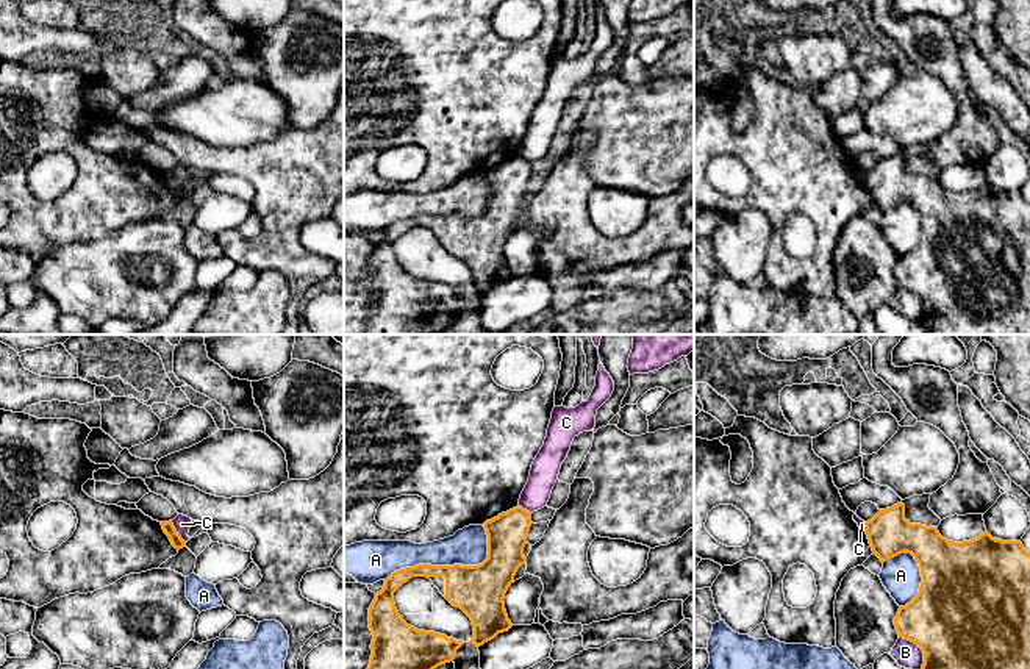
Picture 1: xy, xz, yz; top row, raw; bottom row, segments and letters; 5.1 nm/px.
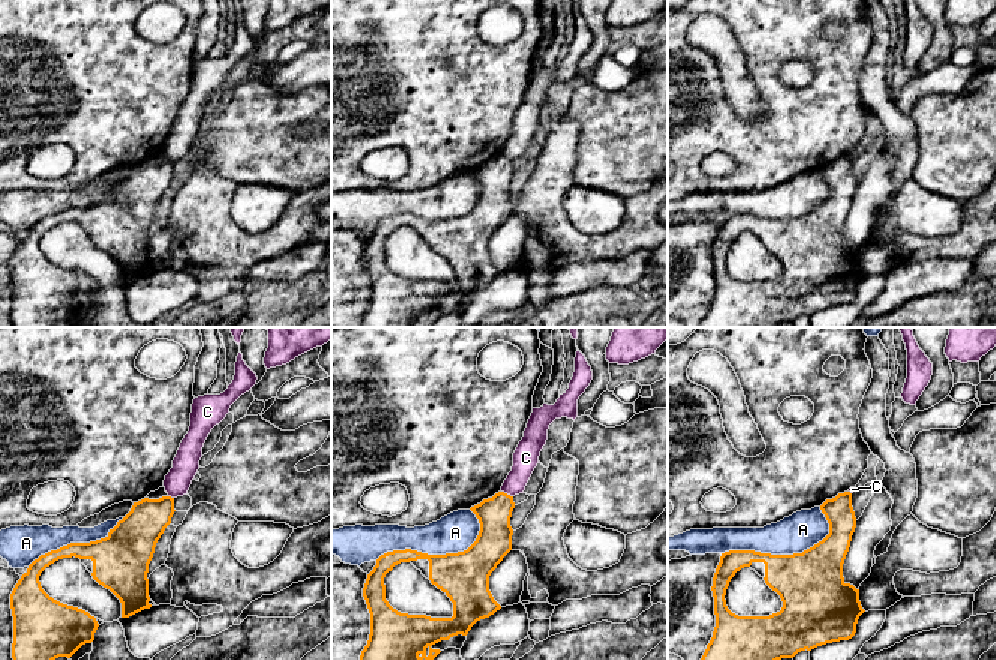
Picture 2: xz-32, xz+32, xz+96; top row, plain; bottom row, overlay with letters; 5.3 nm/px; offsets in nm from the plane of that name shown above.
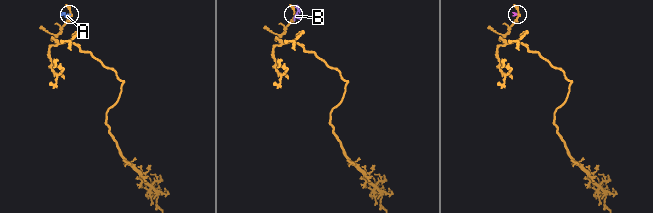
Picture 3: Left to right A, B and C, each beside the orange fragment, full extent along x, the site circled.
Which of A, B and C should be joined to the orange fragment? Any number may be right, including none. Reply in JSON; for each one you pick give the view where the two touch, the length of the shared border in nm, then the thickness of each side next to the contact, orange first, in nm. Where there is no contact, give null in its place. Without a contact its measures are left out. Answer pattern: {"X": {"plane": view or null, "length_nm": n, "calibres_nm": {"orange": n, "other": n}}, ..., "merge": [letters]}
{"merge": []}

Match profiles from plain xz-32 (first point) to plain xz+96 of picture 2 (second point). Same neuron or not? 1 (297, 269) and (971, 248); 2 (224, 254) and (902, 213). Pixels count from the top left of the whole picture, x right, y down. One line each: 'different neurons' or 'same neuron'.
1: different neurons
2: different neurons

